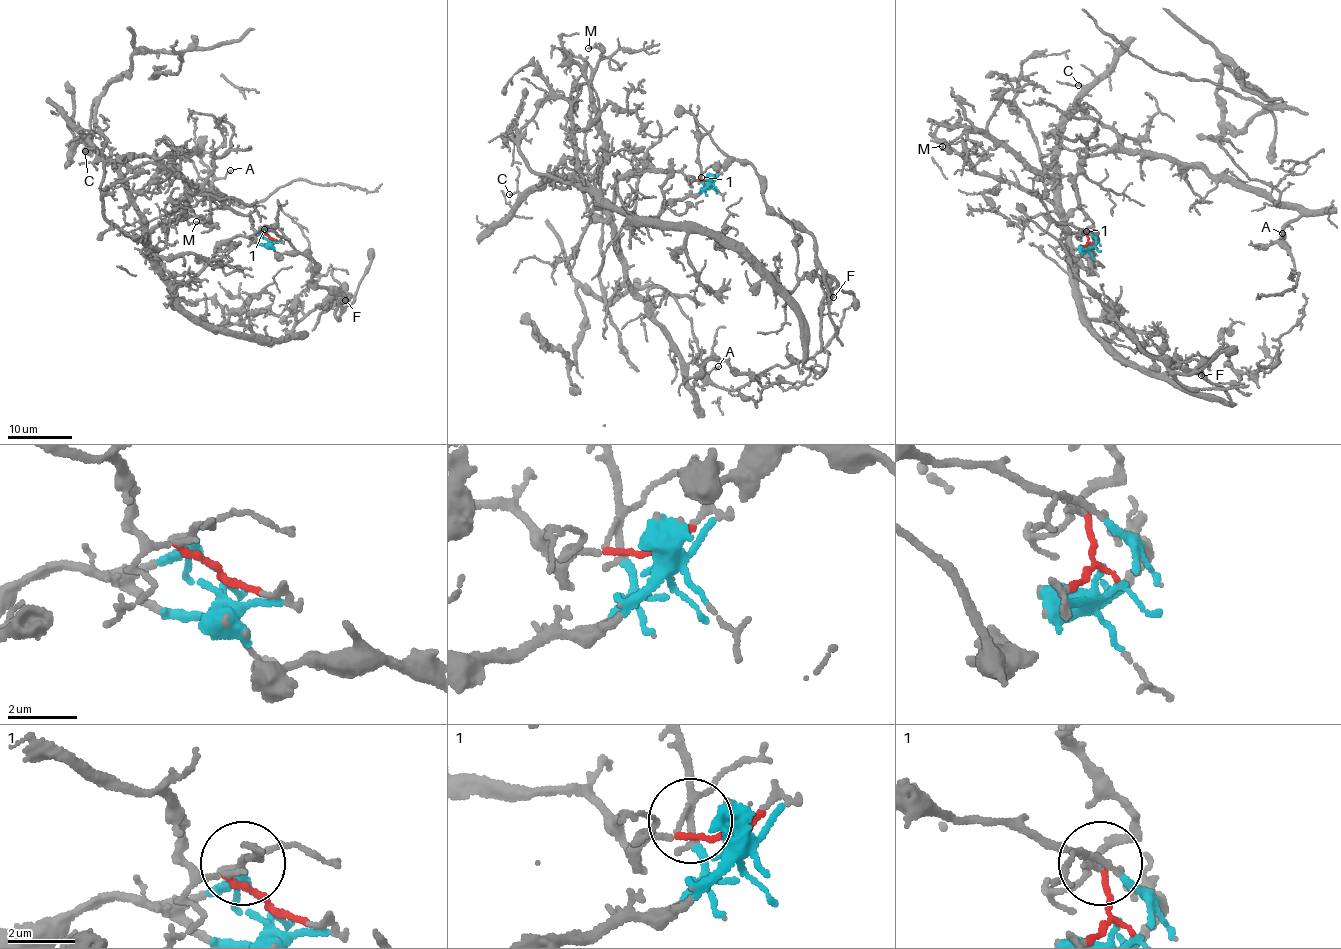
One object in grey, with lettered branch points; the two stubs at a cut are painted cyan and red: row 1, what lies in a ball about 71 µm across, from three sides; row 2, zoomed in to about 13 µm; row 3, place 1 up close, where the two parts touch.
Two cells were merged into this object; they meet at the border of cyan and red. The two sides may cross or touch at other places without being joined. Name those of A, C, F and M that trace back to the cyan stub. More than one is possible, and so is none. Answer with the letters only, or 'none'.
C, F, M

